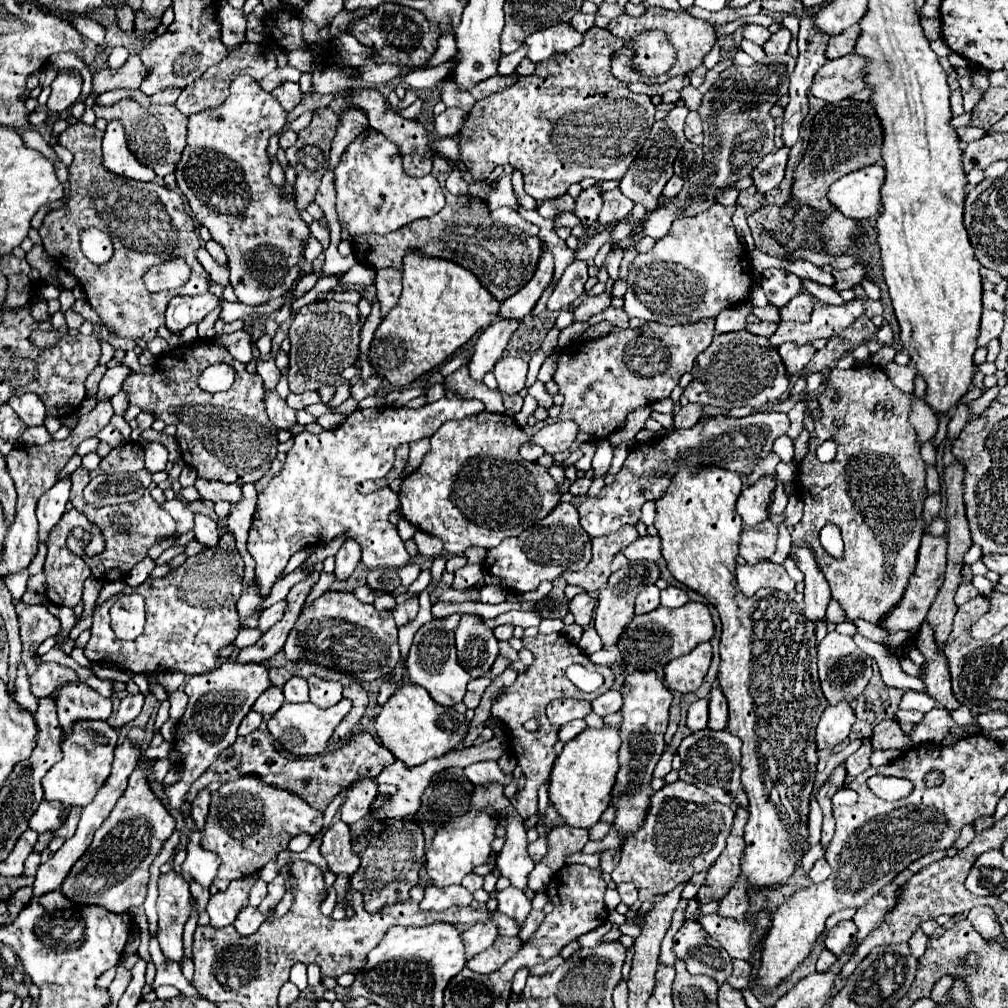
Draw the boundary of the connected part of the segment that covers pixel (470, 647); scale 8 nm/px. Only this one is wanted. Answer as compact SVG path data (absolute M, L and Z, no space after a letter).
M474 614L462 616L456 628L456 650L460 666L472 678L480 678L484 674L488 676L498 656L498 644L494 632L486 628Z

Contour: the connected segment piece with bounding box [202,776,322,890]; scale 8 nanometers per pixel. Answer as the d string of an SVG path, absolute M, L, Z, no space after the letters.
M240 776L212 792L202 848L216 852L222 860L214 880L218 890L226 890L232 880L264 868L280 850L288 848L294 836L302 832L316 836L322 830L322 814L318 810L310 808L302 798L294 796L294 792L262 784L256 778L258 776Z

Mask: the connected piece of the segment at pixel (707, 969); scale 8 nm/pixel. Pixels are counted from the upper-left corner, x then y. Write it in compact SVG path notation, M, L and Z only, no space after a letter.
M686 920L674 936L676 958L686 962L690 974L706 974L718 984L732 976L730 954L710 934L692 920Z

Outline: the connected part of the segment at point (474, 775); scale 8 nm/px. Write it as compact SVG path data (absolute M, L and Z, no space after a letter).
M478 762L478 764L466 766L464 768L464 774L476 786L484 786L488 782L498 782L498 784L502 784L506 788L514 780L514 776L512 774L504 774L498 768L496 762Z

